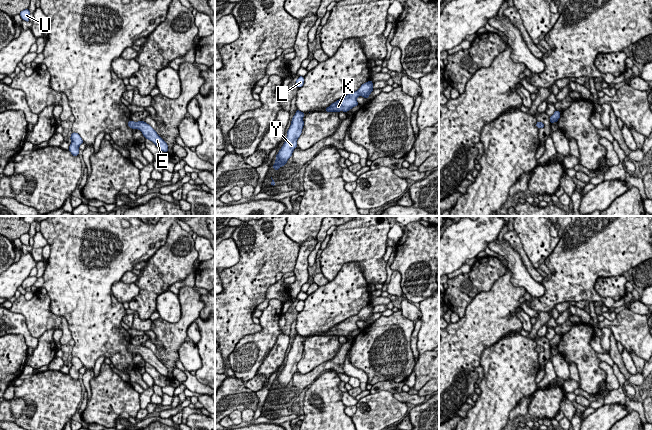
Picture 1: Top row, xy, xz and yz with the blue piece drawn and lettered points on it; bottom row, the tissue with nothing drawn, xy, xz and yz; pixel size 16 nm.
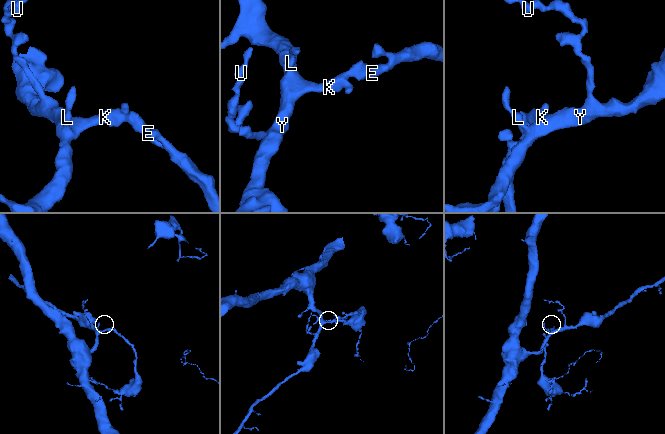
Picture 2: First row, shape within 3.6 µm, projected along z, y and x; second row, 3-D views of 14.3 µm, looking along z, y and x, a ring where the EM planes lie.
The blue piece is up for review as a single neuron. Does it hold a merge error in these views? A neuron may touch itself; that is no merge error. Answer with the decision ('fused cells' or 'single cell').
single cell

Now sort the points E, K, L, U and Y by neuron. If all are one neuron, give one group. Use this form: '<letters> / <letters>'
E K L U Y

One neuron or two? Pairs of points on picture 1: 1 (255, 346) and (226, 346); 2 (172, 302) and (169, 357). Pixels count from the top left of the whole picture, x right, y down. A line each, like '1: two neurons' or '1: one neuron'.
1: two neurons
2: two neurons

